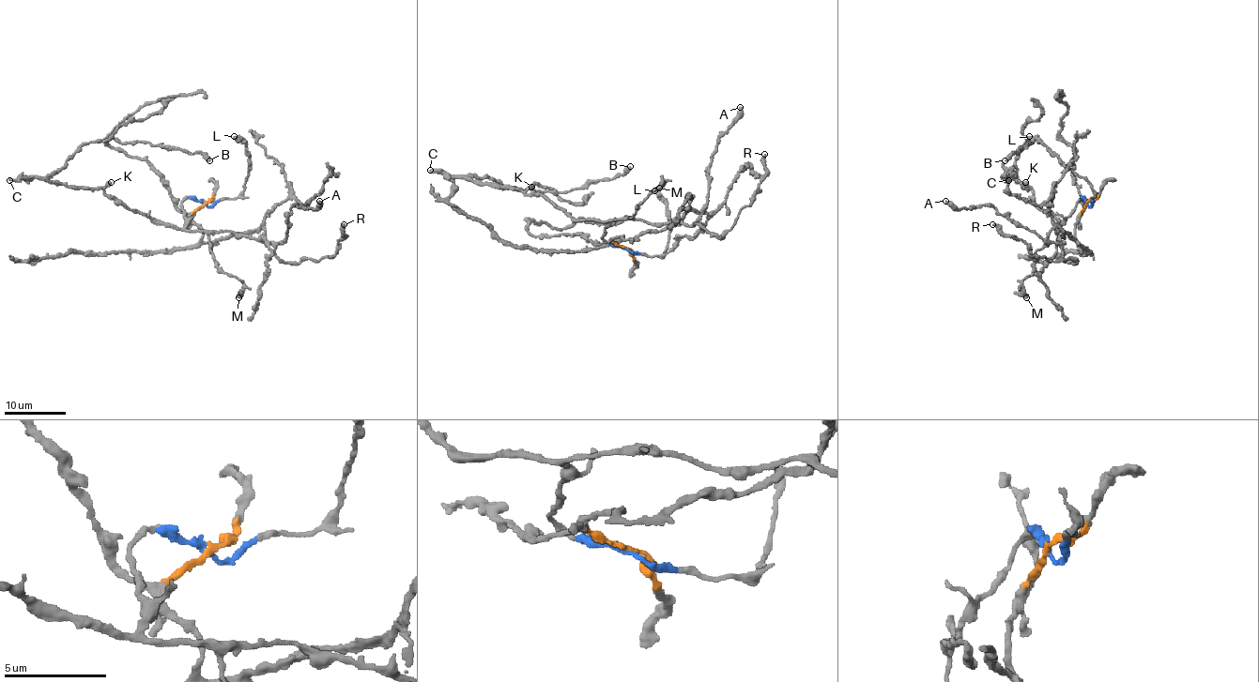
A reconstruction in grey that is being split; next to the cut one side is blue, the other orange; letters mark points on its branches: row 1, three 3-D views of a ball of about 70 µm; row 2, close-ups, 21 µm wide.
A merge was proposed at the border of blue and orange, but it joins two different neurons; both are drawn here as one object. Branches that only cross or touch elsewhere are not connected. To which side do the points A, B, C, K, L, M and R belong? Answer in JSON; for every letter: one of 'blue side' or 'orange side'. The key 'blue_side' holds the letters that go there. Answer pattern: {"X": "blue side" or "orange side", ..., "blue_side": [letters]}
{"A": "blue side", "B": "blue side", "C": "blue side", "K": "blue side", "L": "blue side", "M": "blue side", "R": "blue side", "blue_side": ["A", "B", "C", "K", "L", "M", "R"]}

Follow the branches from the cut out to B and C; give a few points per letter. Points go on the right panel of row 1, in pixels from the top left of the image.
B: (1087, 204), (1082, 199), (1077, 204), (1060, 228), (1019, 179), (1015, 162), (1027, 139), (1031, 142), (1005, 160)
C: (1087, 204), (1082, 199), (1077, 204), (1060, 228), (1034, 202), (1029, 188), (1015, 177), (1009, 180)

